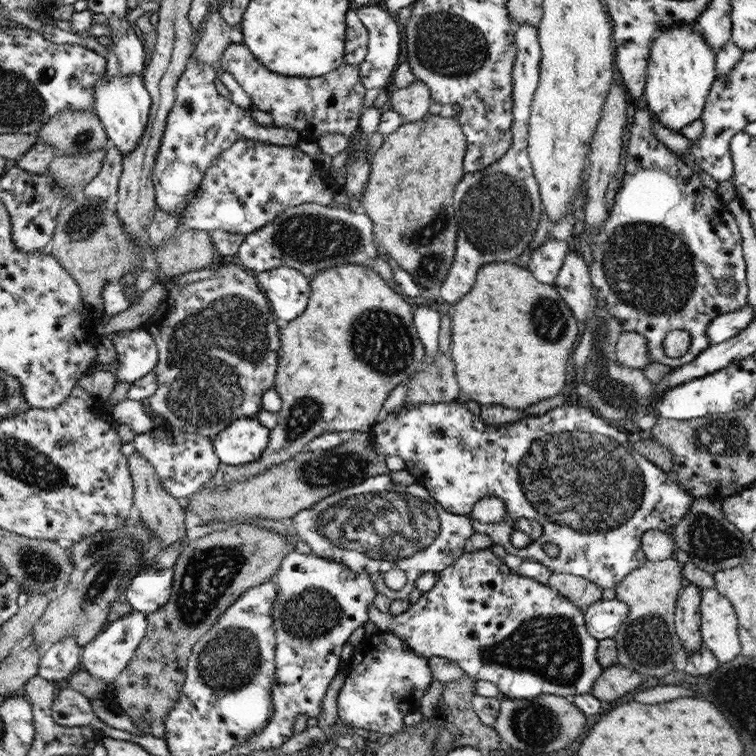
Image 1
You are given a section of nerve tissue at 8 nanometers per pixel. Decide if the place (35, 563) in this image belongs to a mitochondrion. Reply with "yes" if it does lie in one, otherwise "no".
yes

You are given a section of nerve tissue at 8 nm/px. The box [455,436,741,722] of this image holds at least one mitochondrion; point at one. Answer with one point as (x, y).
(549, 646)

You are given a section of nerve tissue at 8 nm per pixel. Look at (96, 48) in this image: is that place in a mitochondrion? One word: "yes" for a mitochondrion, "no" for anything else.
no

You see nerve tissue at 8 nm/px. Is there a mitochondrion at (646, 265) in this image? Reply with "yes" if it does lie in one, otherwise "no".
yes

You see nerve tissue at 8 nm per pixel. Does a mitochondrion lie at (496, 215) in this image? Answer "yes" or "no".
yes

